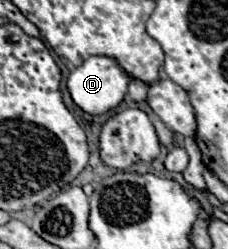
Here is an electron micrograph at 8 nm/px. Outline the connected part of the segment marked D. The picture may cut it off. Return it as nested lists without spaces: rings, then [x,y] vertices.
[[[89,56],[79,68],[75,68],[69,78],[67,78],[67,88],[71,92],[73,102],[87,114],[97,116],[97,114],[105,114],[113,108],[119,106],[119,102],[125,98],[127,94],[127,84],[129,84],[129,74],[125,74],[119,64],[113,58],[107,56]]]

